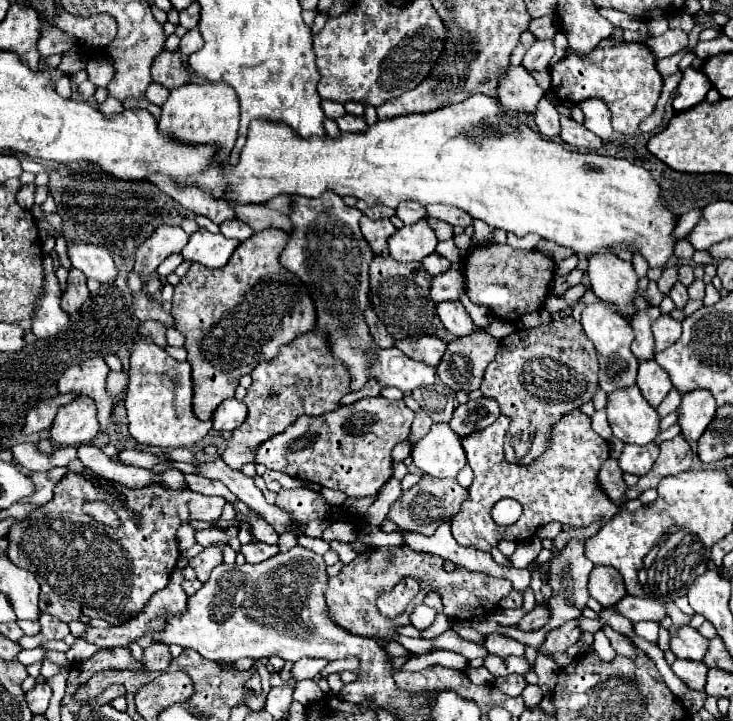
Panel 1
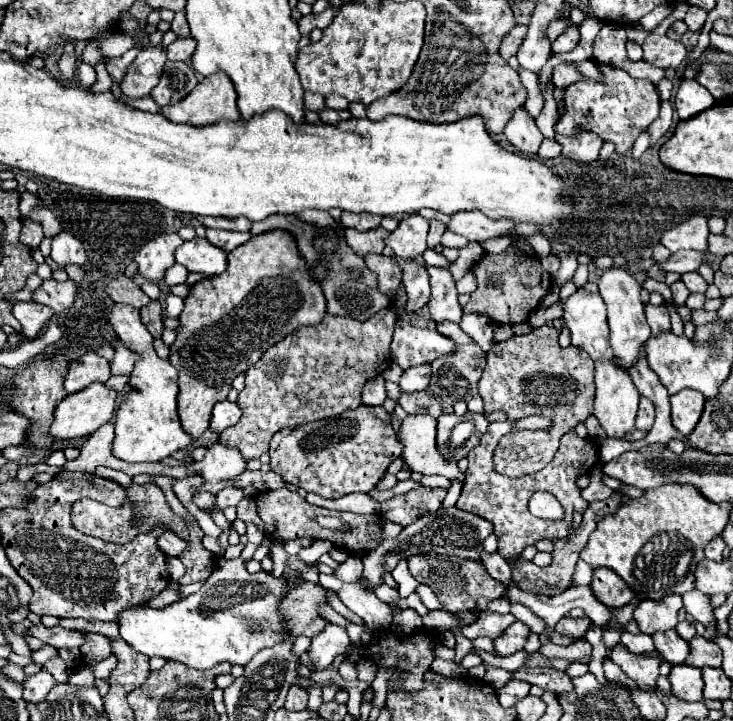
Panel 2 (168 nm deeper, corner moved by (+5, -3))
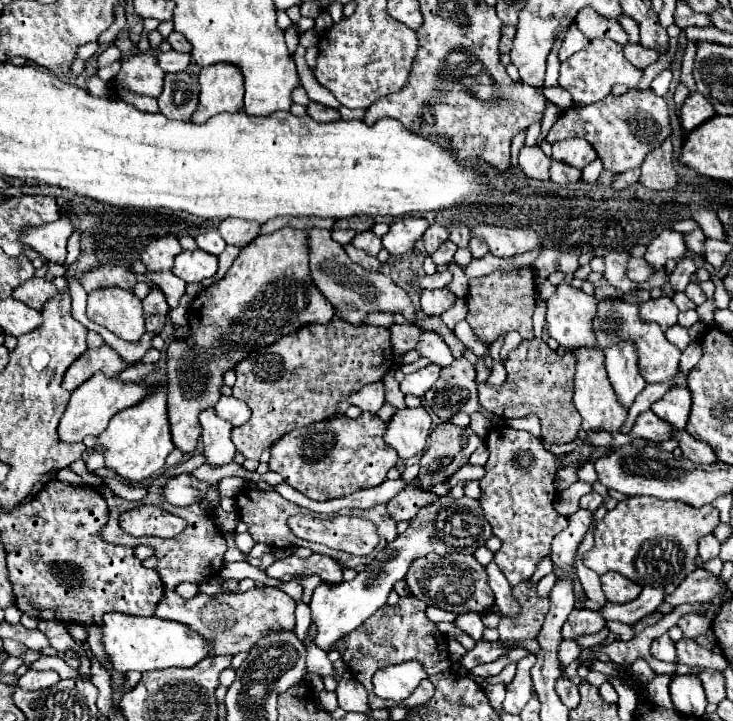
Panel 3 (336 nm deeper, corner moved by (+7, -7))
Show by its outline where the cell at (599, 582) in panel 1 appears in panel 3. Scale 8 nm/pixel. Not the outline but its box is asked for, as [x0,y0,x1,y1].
[600,573,642,603]

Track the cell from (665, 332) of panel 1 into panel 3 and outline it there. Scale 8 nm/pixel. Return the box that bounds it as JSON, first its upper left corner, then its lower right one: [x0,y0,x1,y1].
[640,297,678,331]

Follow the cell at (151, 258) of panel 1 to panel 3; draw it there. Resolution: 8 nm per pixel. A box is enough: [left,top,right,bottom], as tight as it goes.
[142,235,182,273]

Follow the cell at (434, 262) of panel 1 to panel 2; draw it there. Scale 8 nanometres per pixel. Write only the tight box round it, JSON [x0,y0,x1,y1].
[428,267,462,323]

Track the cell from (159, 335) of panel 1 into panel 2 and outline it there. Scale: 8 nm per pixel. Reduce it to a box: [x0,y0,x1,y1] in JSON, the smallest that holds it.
[140,299,164,337]

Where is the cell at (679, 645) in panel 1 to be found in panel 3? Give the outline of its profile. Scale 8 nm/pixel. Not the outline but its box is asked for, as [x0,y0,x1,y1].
[652,633,676,663]

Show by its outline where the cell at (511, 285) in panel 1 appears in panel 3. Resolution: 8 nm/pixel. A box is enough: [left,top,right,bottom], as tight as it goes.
[466,267,536,343]

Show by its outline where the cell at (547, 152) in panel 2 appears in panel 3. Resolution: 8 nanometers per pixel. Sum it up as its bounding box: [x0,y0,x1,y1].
[550,161,580,185]

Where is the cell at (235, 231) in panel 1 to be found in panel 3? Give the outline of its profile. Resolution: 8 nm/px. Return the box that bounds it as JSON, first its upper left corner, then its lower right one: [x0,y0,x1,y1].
[196,231,226,255]

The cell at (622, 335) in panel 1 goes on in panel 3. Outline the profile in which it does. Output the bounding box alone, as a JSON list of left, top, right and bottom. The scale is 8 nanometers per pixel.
[546,283,598,349]

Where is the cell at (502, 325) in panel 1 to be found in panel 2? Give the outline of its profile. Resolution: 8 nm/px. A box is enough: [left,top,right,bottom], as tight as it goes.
[436,323,472,345]

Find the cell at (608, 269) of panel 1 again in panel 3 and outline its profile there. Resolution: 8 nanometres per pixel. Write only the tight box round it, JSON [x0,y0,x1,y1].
[604,339,646,407]

